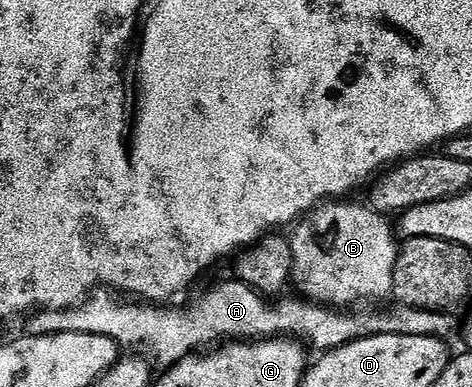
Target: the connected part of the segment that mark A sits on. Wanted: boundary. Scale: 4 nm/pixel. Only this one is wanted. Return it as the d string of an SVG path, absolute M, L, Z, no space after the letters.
M237 281L212 288L187 311L170 311L174 309L166 305L143 305L138 301L126 301L130 303L122 303L117 307L106 295L109 294L95 294L79 307L68 311L43 310L35 314L29 320L29 334L52 335L63 331L100 334L102 337L114 339L119 348L137 349L145 358L152 361L155 368L169 369L181 359L187 359L189 355L201 352L222 340L257 341L293 337L307 348L315 347L315 352L325 353L335 351L353 339L366 339L370 335L407 335L449 340L450 334L454 331L453 314L401 305L391 305L387 311L346 309L341 315L338 312L341 310L312 303L301 297L282 297L277 300L278 307L273 307L270 304L273 302L267 296L259 295L248 284Z

